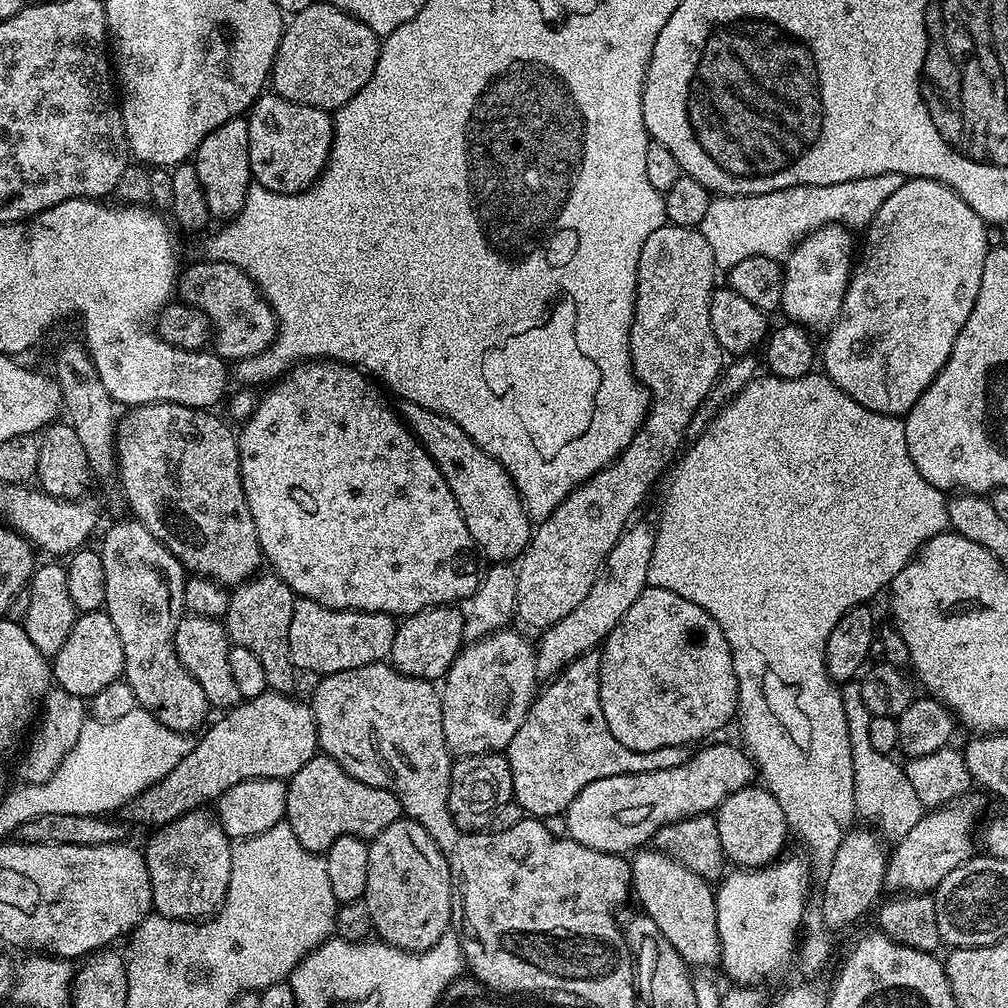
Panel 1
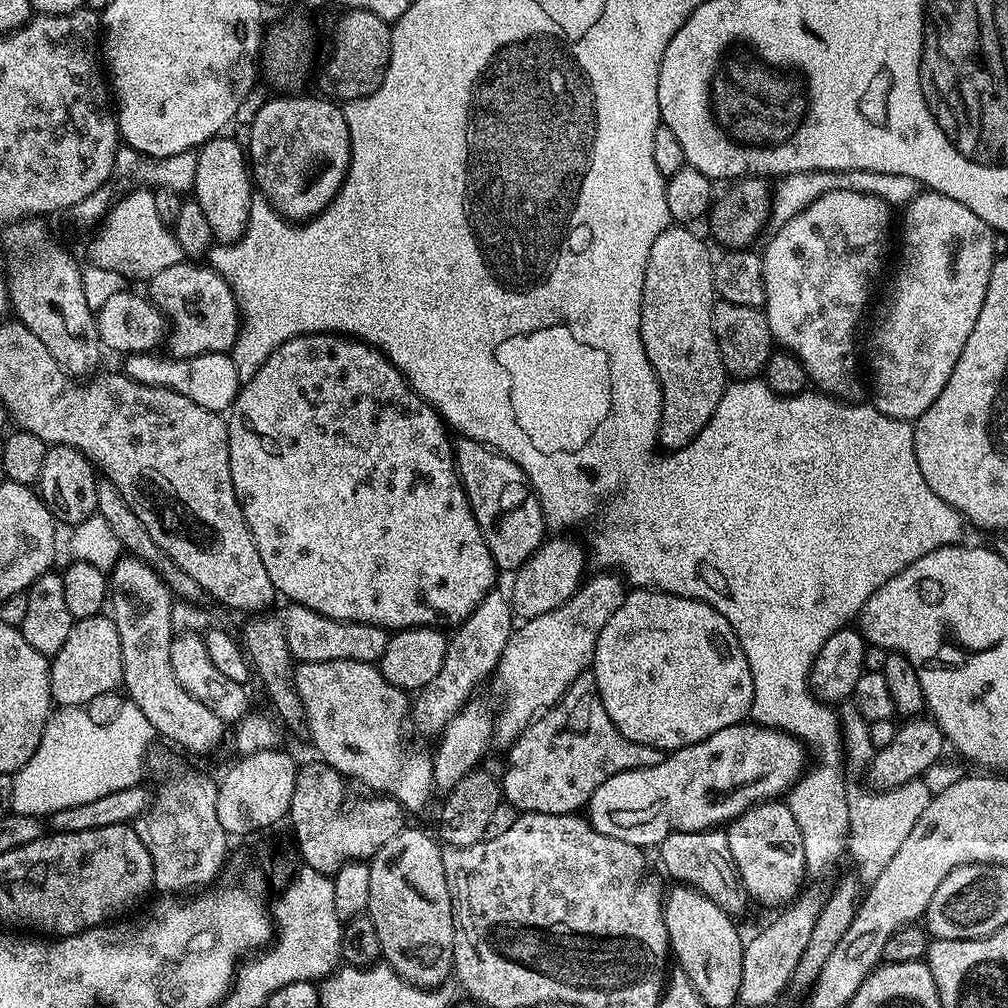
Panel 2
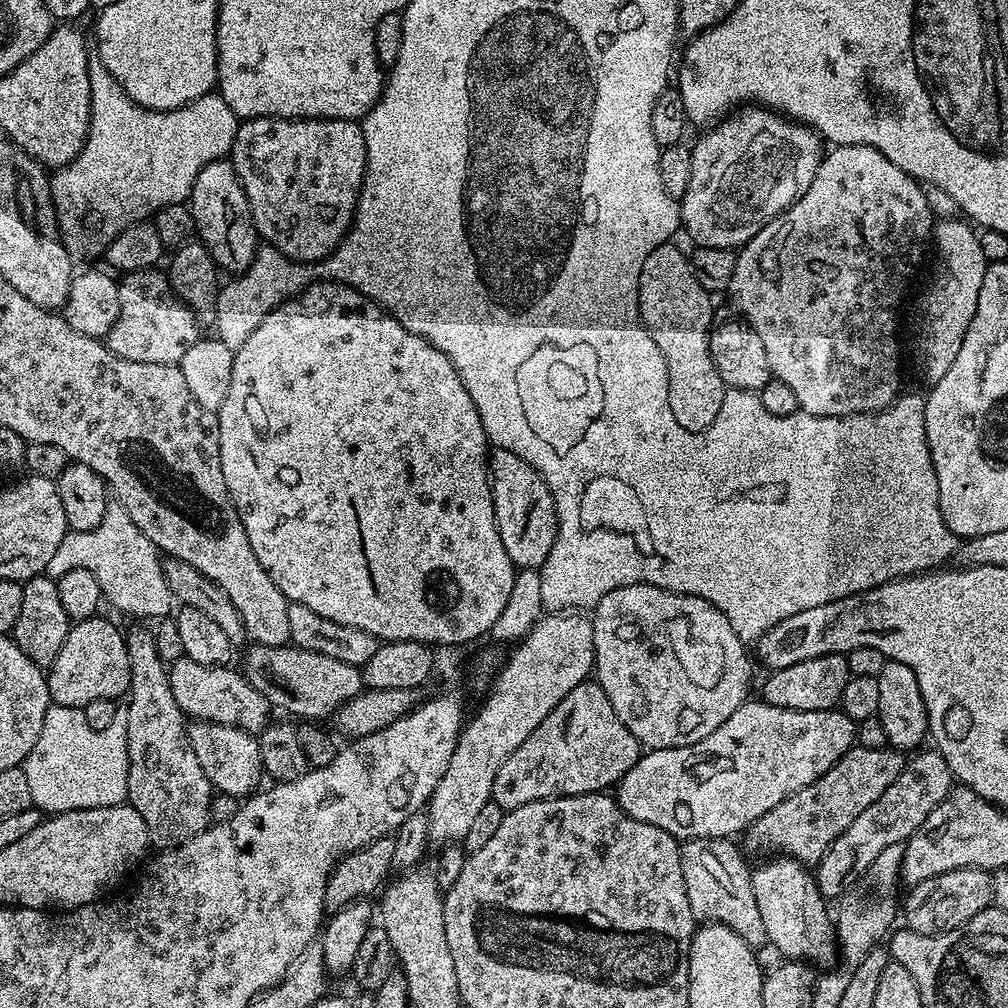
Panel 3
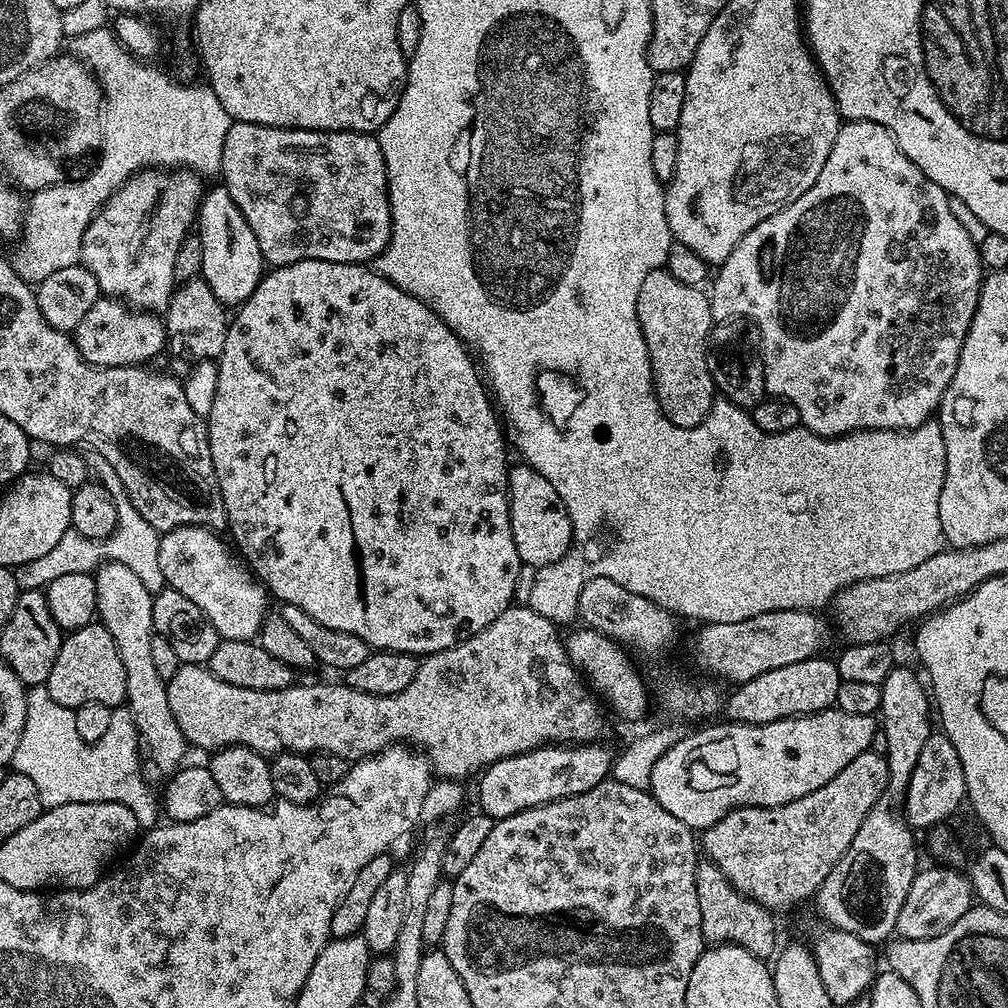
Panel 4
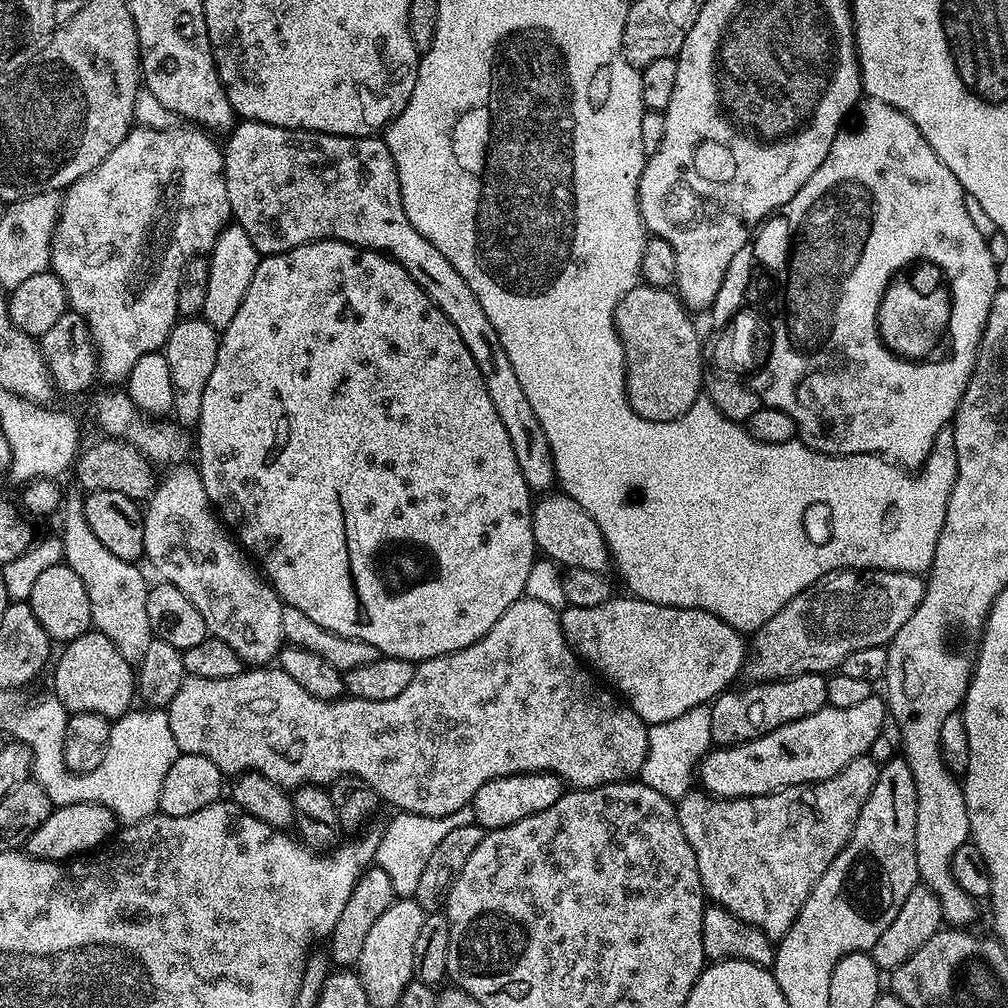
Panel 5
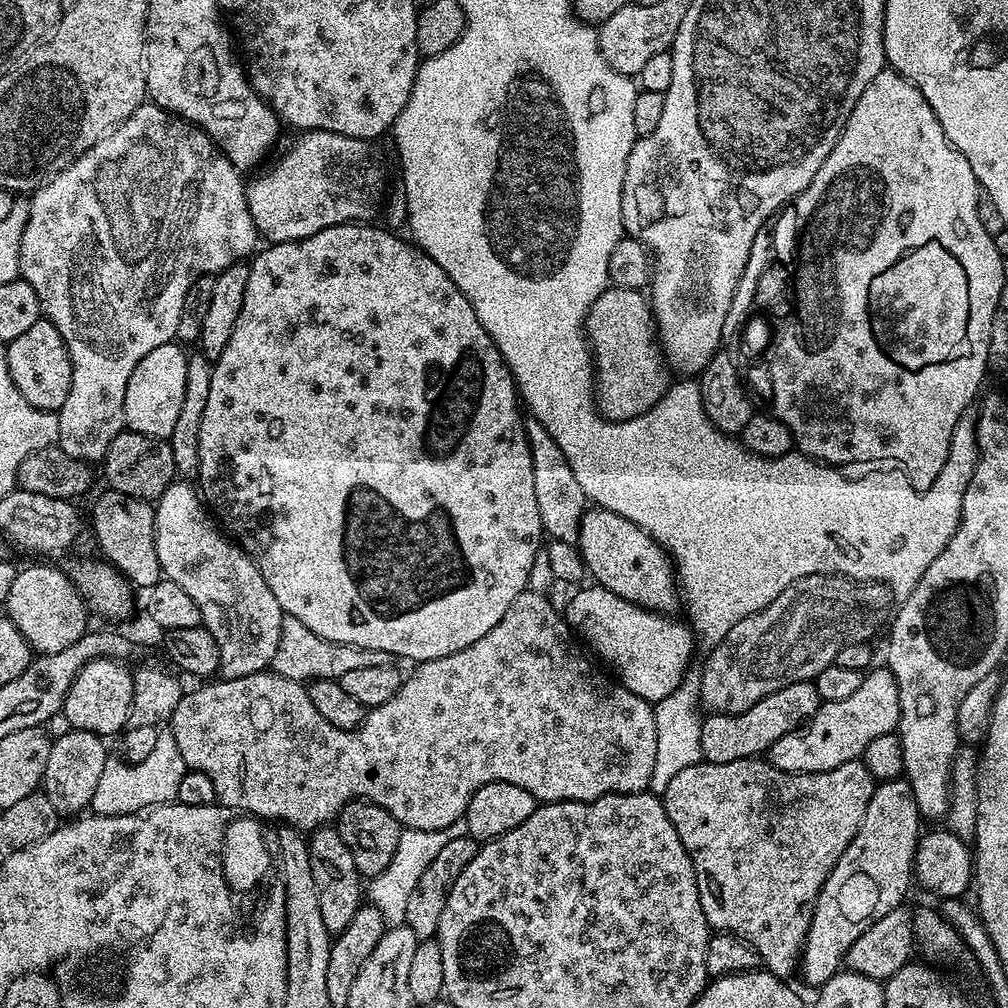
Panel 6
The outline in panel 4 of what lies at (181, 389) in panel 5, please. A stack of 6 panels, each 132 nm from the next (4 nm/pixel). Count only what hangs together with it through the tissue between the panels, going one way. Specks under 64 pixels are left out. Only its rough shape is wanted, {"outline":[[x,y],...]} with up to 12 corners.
{"outline":[[203,278],[185,280],[162,313],[166,344],[219,361],[229,309]]}

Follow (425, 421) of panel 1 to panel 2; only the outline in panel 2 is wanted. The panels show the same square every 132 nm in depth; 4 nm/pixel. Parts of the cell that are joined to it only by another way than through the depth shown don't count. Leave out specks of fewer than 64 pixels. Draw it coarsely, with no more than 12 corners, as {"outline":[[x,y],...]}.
{"outline":[[457,439],[464,492],[497,569],[546,539],[532,483],[513,460]]}

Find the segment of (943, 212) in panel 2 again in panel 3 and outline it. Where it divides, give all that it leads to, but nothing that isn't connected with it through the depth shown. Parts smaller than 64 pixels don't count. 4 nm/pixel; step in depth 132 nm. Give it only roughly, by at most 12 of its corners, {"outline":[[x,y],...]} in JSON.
{"outline":[[971,223],[934,228],[940,273],[920,300],[928,382],[958,358],[990,260]]}

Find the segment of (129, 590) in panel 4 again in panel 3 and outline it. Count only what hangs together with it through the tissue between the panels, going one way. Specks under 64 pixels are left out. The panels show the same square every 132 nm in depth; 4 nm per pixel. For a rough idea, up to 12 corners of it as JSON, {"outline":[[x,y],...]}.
{"outline":[[127,629],[127,803],[157,849],[214,789],[149,629]]}

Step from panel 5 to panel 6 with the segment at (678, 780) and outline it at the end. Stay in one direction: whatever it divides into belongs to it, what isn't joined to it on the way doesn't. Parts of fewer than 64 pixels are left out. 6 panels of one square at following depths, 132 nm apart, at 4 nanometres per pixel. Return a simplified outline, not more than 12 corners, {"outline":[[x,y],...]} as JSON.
{"outline":[[703,667],[655,703],[657,753],[649,791],[701,763]]}

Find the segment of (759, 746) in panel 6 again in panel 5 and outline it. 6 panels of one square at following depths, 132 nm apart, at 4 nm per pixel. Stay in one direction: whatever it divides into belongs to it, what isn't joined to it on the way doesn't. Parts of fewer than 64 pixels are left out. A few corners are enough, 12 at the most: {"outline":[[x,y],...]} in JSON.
{"outline":[[818,672],[711,701],[713,745],[745,744],[828,703]]}

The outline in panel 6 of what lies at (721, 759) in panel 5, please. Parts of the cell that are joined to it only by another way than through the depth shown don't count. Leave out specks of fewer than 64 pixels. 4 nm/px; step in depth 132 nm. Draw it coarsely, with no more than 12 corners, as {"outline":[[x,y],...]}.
{"outline":[[876,666],[842,702],[768,749],[783,772],[860,760],[900,723],[892,671]]}

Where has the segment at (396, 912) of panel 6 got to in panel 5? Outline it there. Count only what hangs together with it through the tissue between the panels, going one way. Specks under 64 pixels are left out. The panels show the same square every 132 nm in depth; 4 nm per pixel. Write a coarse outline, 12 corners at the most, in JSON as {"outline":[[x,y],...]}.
{"outline":[[470,806],[445,816],[397,811],[374,864],[397,897],[415,897],[426,861]]}

